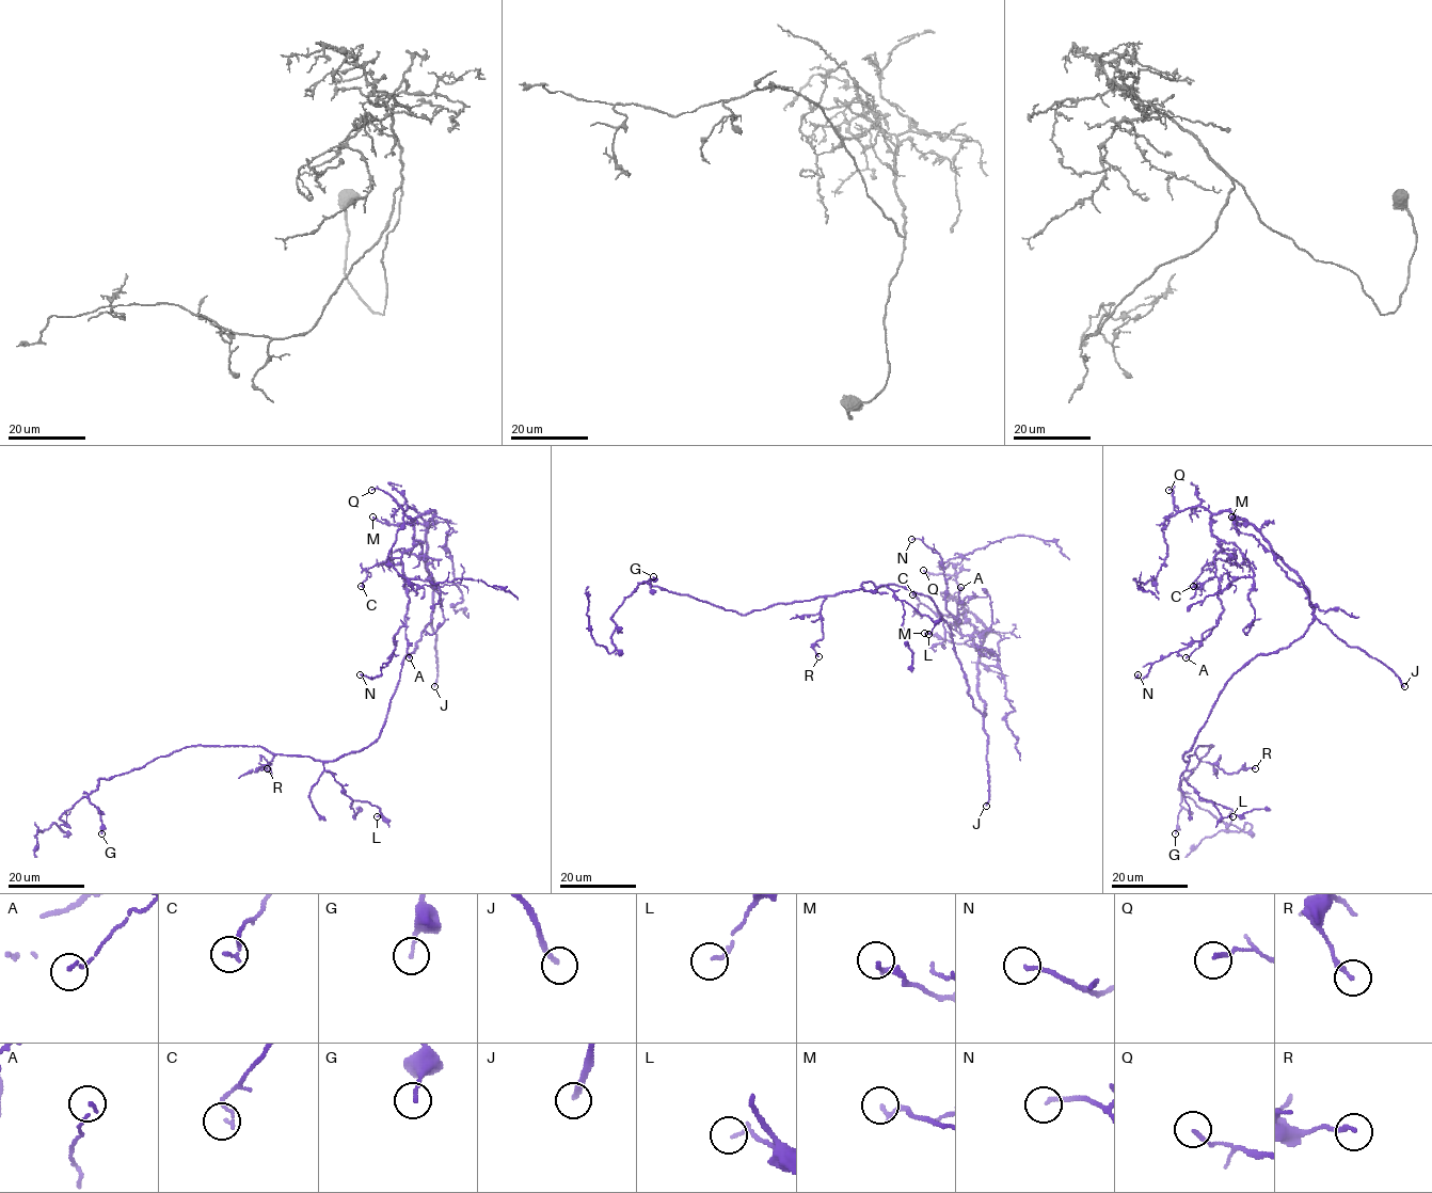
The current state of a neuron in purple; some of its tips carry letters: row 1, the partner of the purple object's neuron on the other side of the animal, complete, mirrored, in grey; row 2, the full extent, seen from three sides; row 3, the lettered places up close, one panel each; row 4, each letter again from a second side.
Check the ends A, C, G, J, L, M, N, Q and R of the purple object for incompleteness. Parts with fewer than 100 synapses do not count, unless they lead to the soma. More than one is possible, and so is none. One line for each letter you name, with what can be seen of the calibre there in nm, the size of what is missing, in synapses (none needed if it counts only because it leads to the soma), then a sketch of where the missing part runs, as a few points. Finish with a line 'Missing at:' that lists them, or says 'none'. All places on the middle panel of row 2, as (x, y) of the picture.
J: 190 nm | (986, 806), (983, 834), (992, 858), (980, 880), (961, 884), (939, 867), (938, 858), (889, 806), (885, 808)
Missing at: J

